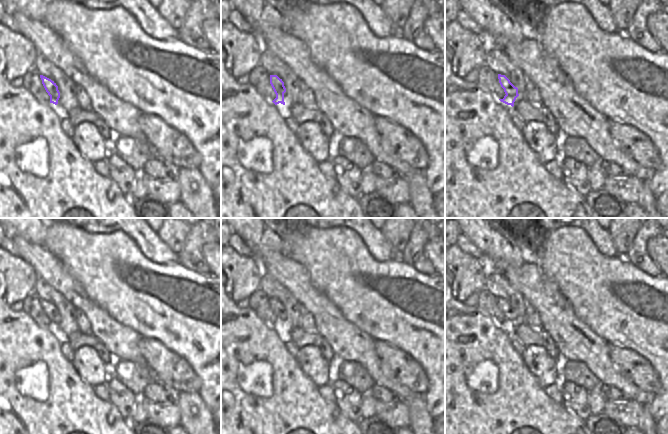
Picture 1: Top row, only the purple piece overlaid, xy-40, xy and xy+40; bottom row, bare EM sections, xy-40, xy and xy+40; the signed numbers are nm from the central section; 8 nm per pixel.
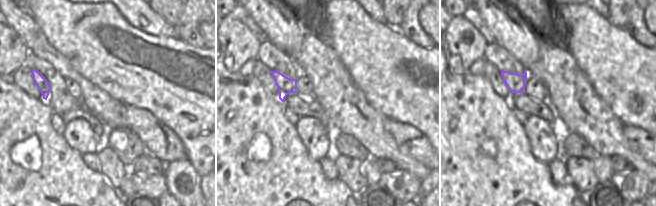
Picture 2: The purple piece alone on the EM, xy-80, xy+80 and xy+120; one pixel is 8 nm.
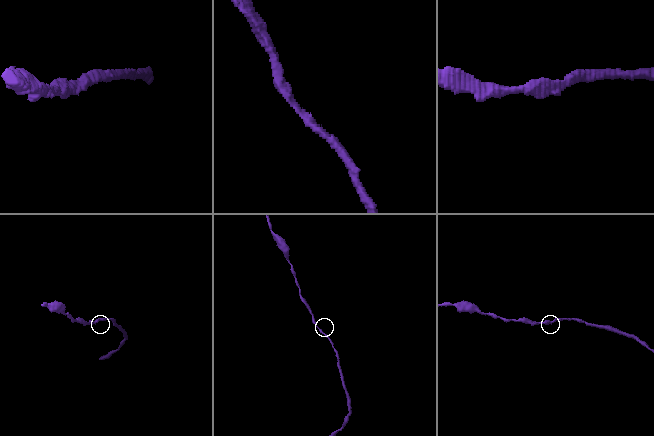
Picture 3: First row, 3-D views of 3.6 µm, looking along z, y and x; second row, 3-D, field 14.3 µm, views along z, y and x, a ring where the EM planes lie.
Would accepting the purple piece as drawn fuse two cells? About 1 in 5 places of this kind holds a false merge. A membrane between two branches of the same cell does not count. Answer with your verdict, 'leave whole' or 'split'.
leave whole

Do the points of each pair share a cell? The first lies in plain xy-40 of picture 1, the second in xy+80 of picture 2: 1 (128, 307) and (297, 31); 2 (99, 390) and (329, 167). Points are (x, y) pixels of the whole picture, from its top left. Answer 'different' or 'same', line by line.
1: different
2: same

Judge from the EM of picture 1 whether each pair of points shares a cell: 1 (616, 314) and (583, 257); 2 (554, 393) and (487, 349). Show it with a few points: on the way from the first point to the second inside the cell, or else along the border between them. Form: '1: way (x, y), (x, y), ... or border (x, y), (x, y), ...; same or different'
1: way (611, 300), (583, 271); same
2: border (543, 389), (555, 402), (561, 405); different

